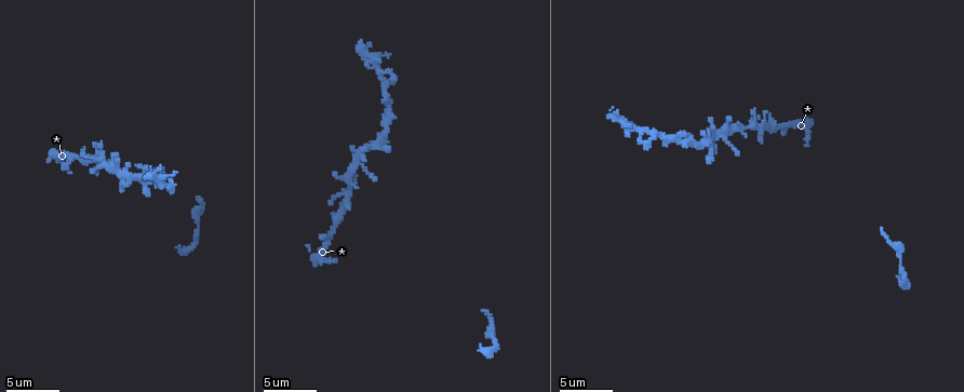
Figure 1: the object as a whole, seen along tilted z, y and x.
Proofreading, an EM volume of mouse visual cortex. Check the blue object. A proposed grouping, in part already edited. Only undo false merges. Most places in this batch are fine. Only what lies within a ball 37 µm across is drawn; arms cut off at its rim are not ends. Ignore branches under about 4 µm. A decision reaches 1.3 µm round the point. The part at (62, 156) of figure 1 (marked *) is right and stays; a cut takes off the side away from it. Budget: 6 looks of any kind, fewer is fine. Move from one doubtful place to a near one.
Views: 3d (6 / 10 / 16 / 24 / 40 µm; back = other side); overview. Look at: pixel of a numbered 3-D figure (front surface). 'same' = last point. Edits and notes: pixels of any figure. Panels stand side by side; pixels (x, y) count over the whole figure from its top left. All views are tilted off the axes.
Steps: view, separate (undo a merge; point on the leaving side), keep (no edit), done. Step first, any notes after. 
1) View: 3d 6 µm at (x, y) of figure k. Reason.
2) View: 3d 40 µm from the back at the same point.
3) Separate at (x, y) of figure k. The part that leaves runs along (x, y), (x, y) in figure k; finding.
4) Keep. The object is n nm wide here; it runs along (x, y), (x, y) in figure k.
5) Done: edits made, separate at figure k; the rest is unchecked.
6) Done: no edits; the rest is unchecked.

View: 3d 10 µm at (351, 190) of figure 1.

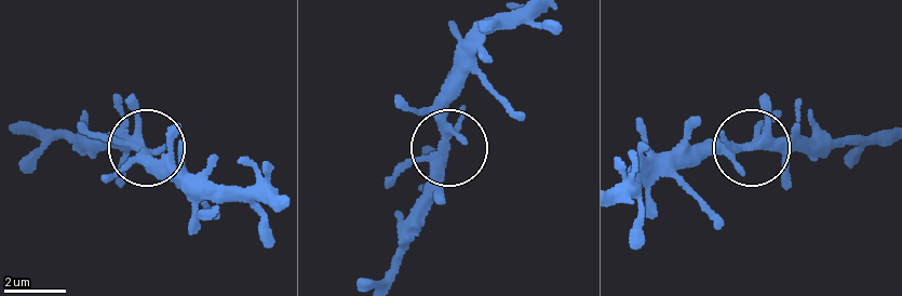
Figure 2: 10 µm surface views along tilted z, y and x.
Keep. It runs along (880, 137), (681, 151) in figure 2; one neuron here.

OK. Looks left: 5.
View: 3d 16 µm at (387, 112) of figure 1. A narrow waist.

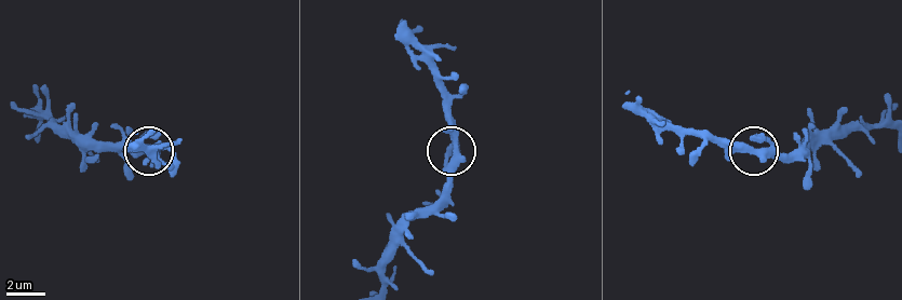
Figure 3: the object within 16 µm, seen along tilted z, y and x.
Keep. The object is 390 nm wide here; it runs along (381, 284), (382, 251), (445, 185), (455, 138), (448, 95) in figure 3; all the same neuron.

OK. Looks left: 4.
View: 3d 16 µm at (886, 236) of figure 1. Calibre changes.

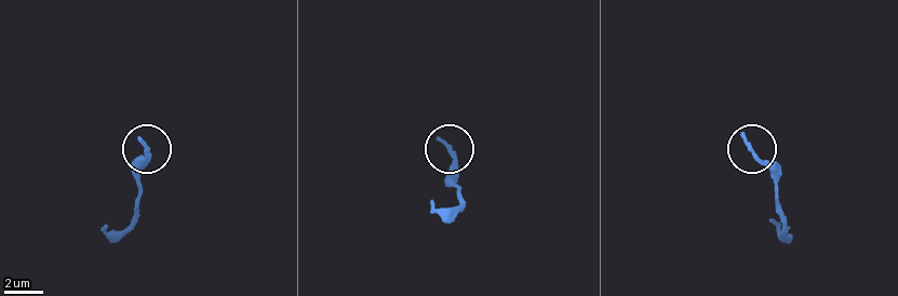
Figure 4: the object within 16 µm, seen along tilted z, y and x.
Keep. One neuron here.

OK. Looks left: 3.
Done: no edits; the rest is unchecked.

